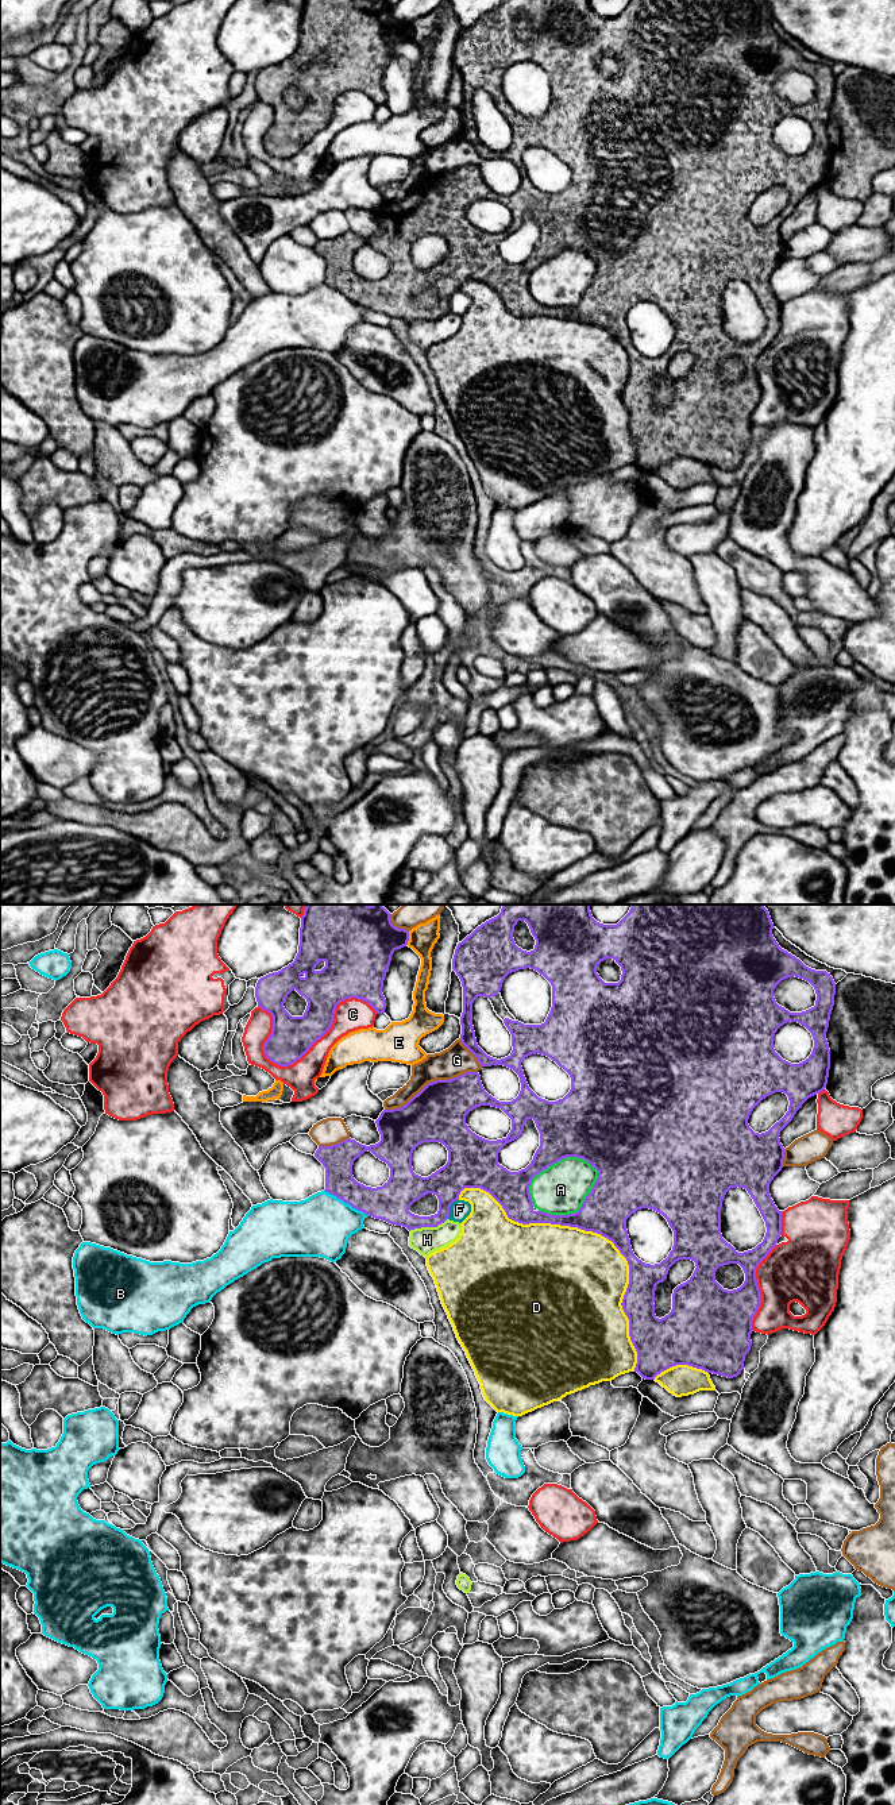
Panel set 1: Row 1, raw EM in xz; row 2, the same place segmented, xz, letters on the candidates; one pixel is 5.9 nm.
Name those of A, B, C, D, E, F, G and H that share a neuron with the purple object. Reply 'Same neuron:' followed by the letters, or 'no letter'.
Same neuron: no letter

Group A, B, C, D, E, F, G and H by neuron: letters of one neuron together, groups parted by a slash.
A F / B / C / D / E / G / H

